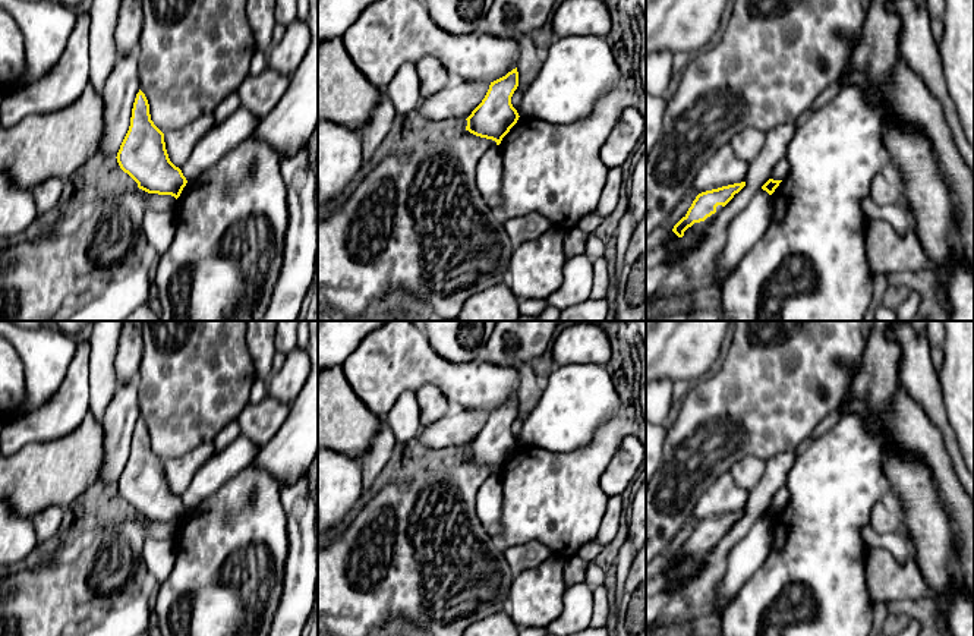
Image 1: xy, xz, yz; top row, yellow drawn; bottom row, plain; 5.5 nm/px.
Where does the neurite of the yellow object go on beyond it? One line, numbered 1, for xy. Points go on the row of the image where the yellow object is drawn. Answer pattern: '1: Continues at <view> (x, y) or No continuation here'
1: No continuation here

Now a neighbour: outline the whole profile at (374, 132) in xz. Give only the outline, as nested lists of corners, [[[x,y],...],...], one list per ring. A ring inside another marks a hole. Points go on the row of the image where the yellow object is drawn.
[[[378,88],[379,104],[369,114],[368,123],[360,129],[363,160],[369,160],[388,135],[397,114],[394,104],[385,94],[385,88]]]

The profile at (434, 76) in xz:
[[[423,56],[416,63],[416,70],[420,79],[422,98],[429,98],[454,84],[444,64],[434,56]]]

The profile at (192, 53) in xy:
[[[141,0],[144,26],[138,45],[141,91],[149,104],[154,125],[163,132],[189,126],[202,116],[212,116],[217,106],[249,76],[255,35],[246,16],[246,0]]]

